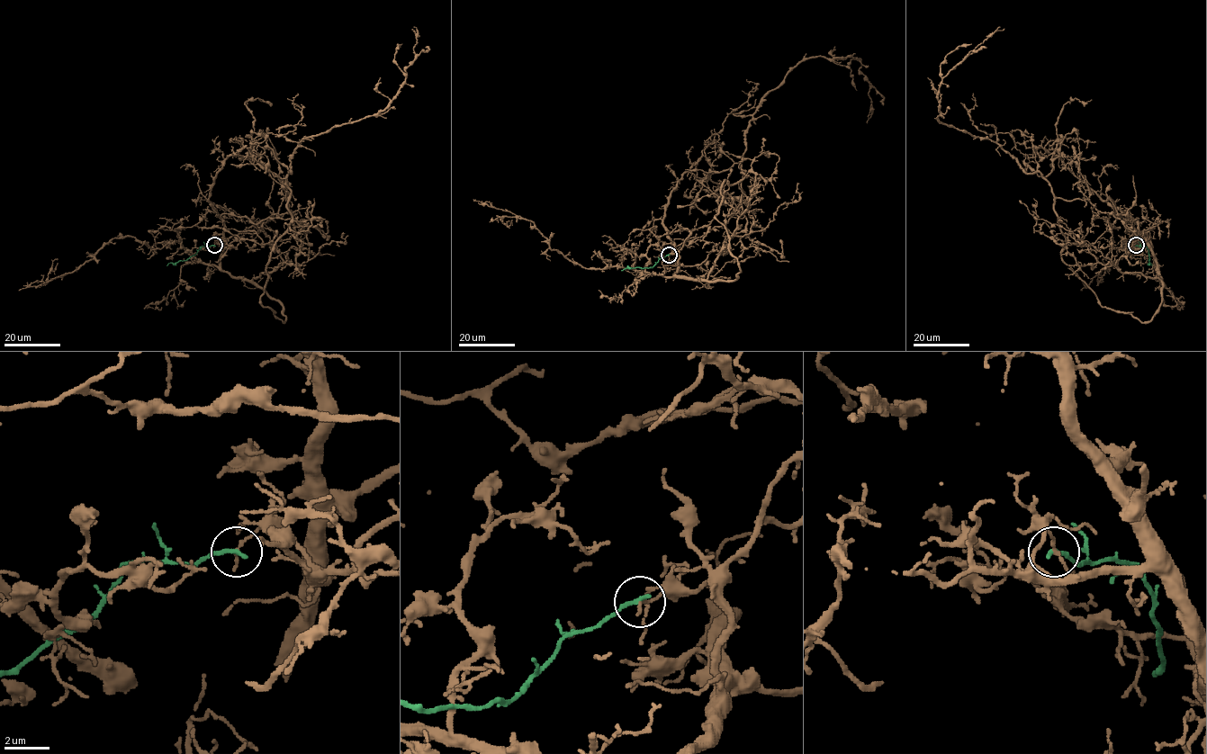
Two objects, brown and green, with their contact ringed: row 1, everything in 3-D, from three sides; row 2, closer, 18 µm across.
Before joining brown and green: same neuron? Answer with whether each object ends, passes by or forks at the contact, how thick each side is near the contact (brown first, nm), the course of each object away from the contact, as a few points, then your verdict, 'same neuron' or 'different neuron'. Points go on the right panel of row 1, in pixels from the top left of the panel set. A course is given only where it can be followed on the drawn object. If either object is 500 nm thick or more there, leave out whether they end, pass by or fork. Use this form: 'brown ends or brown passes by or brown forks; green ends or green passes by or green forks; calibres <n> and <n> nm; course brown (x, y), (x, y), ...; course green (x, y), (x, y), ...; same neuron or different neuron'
brown ends; green ends; calibres 170 and 200 nm; course brown (1136, 246), (1147, 246), (1139, 225), (1062, 155), (1044, 178), (1027, 174), (937, 118), (942, 78), (1004, 29); course green (1136, 246), (1145, 246), (1152, 265); different neuron

